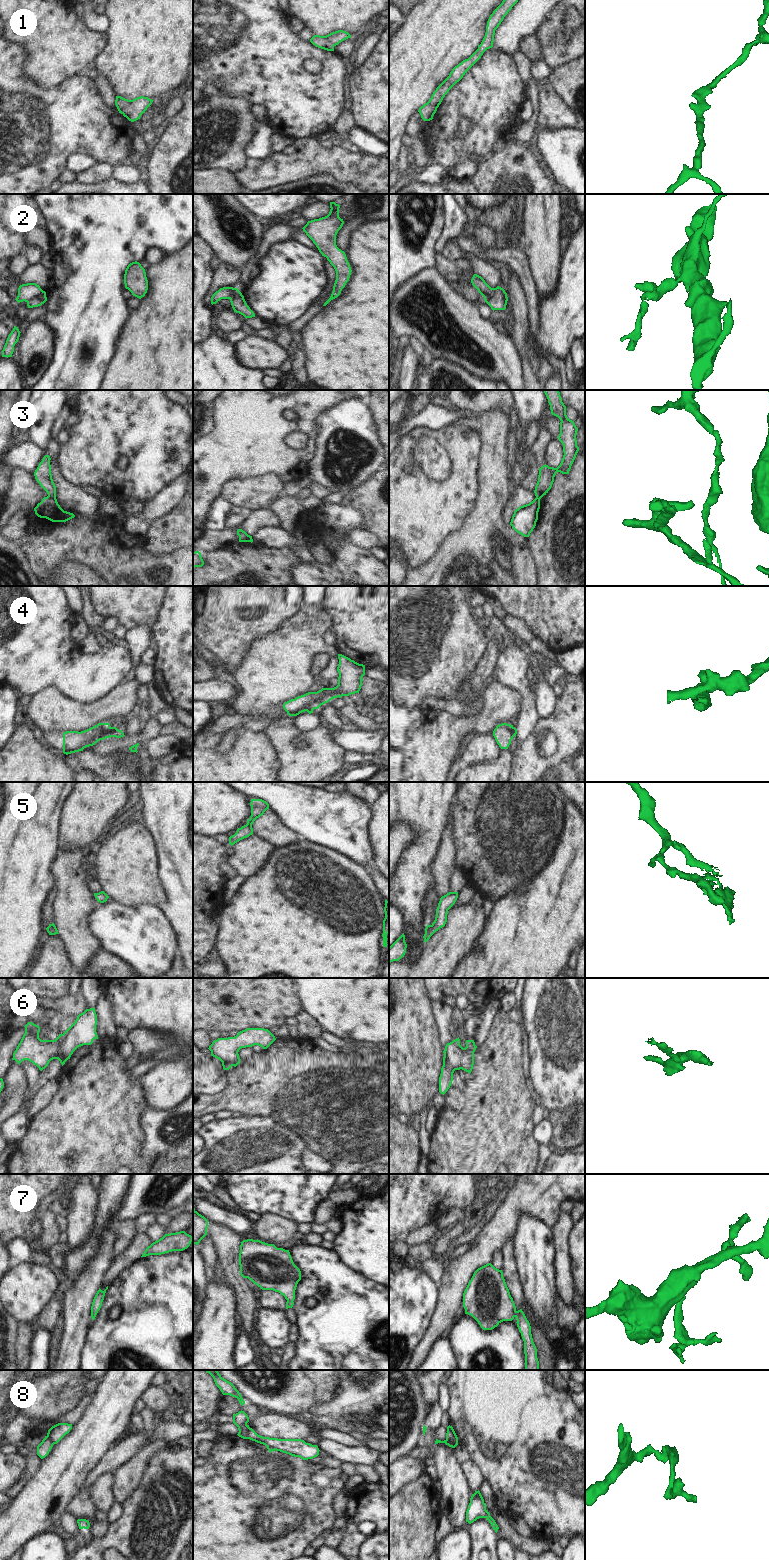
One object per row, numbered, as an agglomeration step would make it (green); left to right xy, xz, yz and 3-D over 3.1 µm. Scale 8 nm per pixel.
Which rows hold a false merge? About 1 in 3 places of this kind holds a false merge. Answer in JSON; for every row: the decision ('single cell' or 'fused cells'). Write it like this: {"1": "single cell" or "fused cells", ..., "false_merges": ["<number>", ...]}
{"1": "single cell", "2": "fused cells", "3": "fused cells", "4": "fused cells", "5": "single cell", "6": "single cell", "7": "single cell", "8": "fused cells", "false_merges": ["2", "3", "4", "8"]}

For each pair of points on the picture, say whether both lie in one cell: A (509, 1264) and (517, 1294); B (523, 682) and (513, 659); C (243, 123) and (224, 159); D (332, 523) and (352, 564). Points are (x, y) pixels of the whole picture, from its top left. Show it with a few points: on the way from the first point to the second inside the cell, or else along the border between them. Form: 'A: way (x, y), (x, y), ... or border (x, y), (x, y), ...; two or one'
A: way (510, 1271), (515, 1287); one
B: way (517, 676), (513, 672), (513, 665); one
C: way (237, 132), (235, 141), (227, 150); one
D: way (340, 533), (345, 554); one

